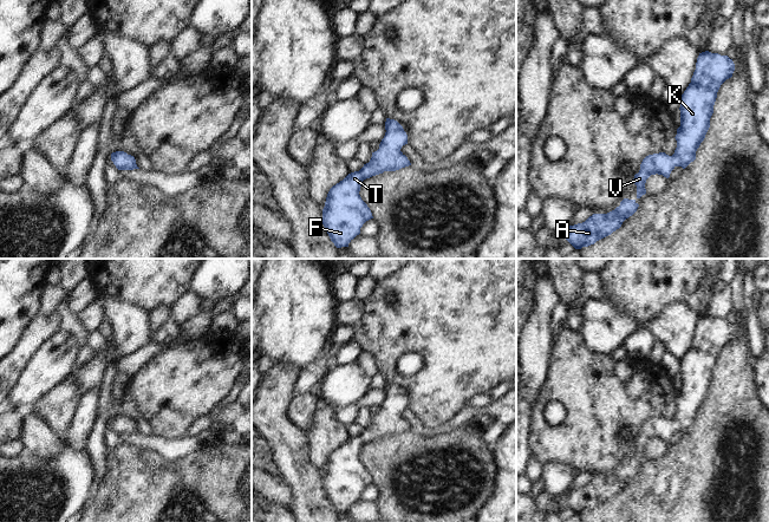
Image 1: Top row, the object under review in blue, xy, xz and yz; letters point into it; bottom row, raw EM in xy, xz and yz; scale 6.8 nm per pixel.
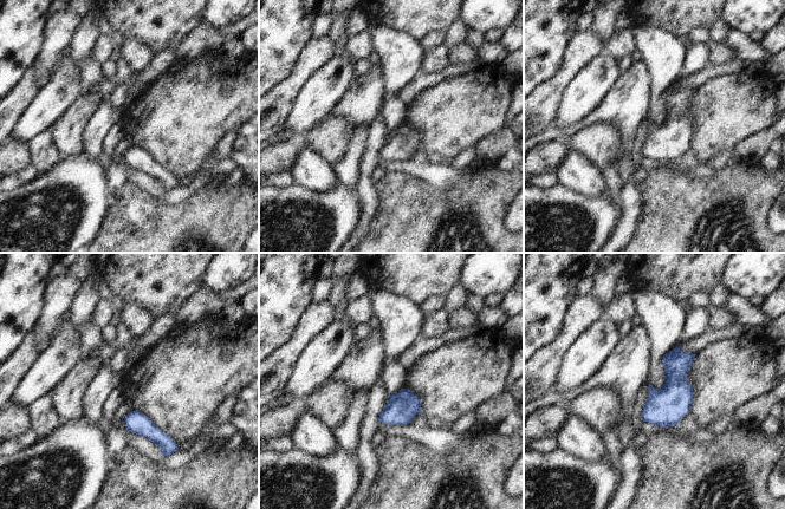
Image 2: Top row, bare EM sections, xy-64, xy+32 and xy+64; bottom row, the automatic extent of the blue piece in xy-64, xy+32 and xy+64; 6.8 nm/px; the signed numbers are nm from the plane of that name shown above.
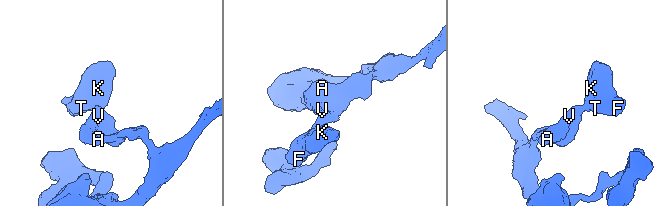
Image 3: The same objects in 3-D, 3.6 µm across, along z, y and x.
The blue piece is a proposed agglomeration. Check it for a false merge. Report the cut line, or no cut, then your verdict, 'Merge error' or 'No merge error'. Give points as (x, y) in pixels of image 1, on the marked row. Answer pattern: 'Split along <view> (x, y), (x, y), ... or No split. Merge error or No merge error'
No split. No merge error

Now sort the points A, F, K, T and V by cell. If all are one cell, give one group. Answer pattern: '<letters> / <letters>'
A F K T V

